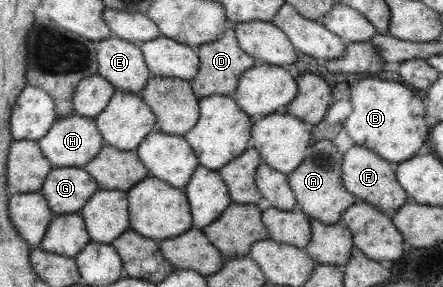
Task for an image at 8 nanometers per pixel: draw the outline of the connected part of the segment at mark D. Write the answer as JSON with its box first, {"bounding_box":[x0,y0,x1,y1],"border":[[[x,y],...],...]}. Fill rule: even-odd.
{"bounding_box":[188,28,256,98],"border":[[[232,28],[226,29],[224,34],[216,41],[199,45],[194,49],[200,63],[196,75],[188,82],[190,82],[192,91],[199,98],[208,97],[212,94],[228,96],[236,89],[241,73],[246,69],[250,69],[256,63],[253,57],[240,49]]]}

